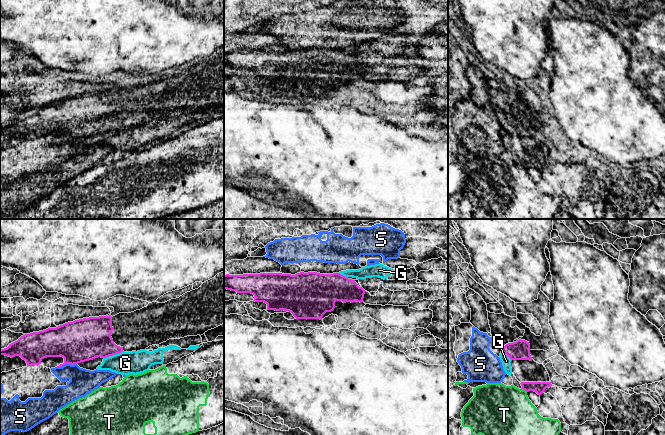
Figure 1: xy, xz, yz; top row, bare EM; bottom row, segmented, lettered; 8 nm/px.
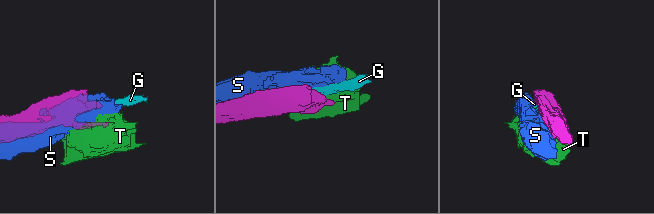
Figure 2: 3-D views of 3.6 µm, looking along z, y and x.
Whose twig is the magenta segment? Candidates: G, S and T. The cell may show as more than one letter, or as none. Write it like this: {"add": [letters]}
{"add": []}

